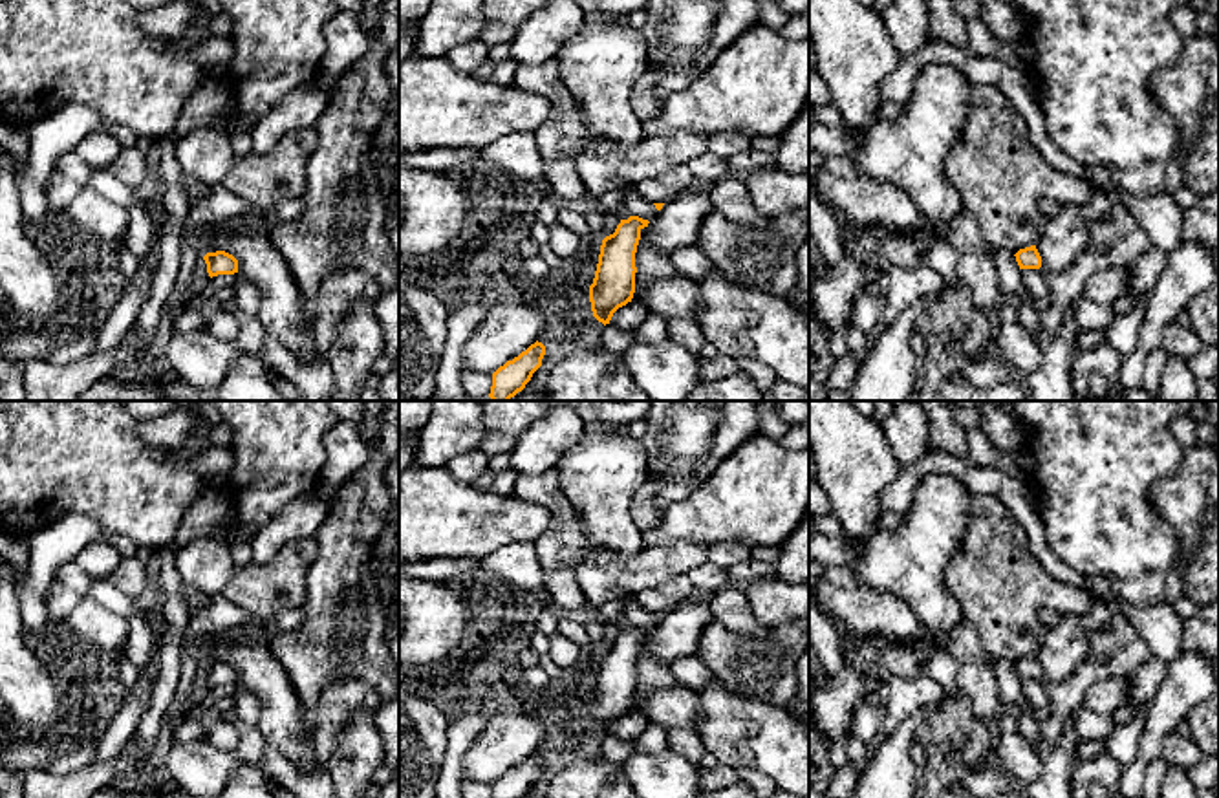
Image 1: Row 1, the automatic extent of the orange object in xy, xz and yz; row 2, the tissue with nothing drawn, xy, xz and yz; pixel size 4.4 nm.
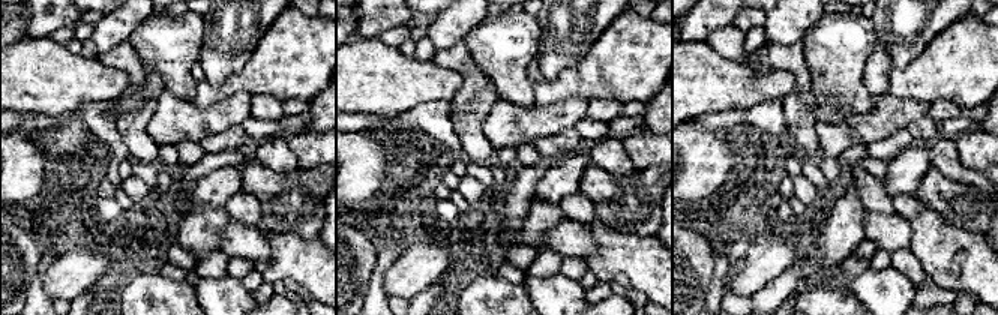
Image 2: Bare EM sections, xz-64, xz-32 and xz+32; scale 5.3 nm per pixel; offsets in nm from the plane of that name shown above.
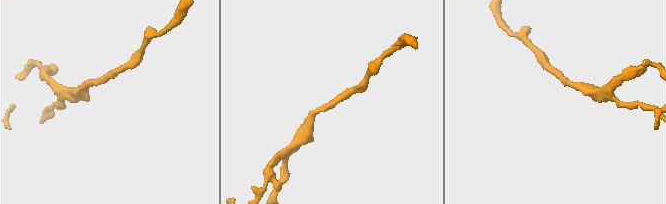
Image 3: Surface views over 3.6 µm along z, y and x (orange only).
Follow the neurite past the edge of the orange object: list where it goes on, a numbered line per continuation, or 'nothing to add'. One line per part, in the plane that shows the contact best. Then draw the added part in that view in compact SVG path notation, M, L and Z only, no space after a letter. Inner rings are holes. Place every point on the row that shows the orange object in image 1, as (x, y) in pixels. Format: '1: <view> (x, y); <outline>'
nothing to add

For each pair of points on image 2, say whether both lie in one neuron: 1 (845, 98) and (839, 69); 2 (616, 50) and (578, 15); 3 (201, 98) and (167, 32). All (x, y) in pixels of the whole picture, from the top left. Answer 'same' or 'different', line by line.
1: same
2: different
3: different

